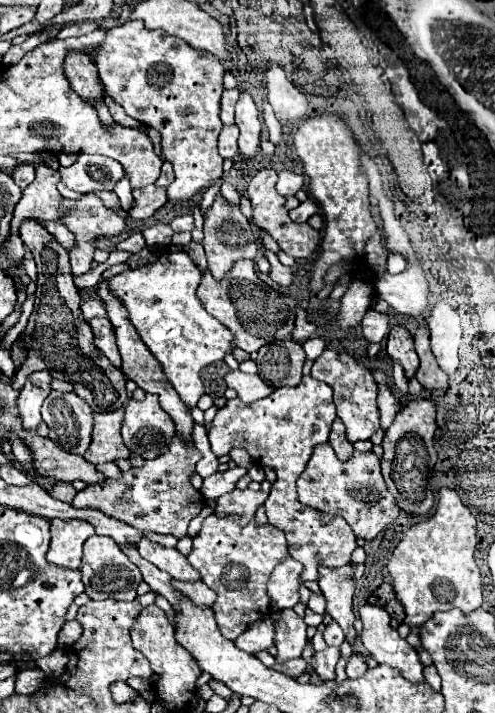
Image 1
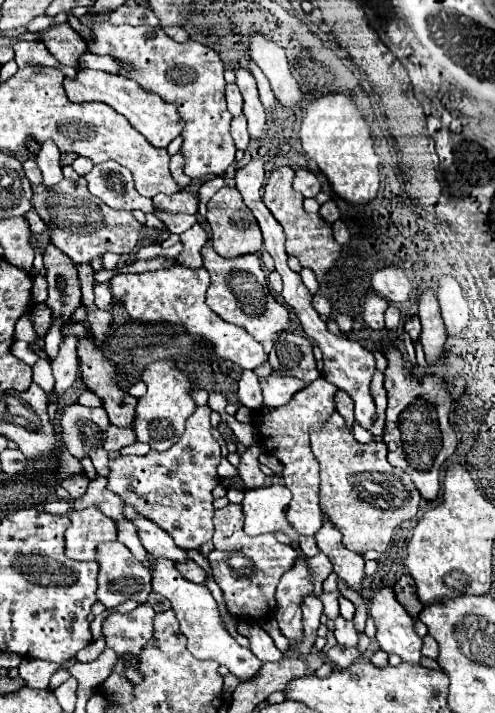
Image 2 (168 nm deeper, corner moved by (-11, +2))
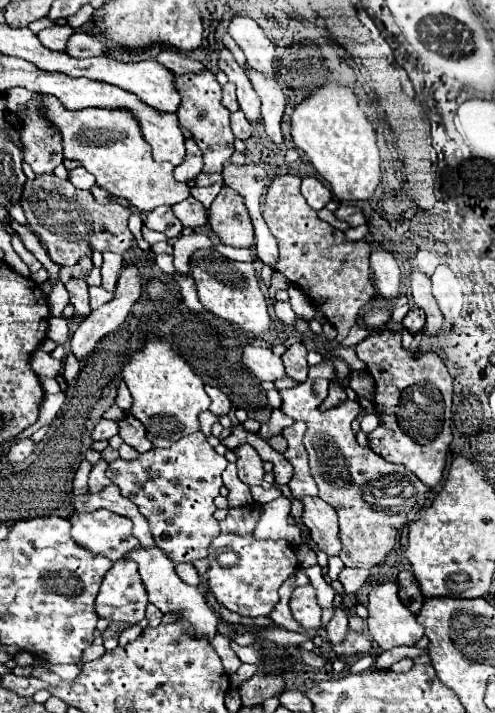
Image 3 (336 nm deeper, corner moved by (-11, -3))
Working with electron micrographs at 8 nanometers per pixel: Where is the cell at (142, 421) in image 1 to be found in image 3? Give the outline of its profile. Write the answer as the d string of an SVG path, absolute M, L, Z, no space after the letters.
M152 336L124 368L124 382L134 398L130 412L144 424L146 436L154 448L166 448L180 436L200 430L198 416L208 410L210 398L204 390L202 378L192 372L170 344Z

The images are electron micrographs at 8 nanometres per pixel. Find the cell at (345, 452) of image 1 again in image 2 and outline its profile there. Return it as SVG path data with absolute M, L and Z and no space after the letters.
M336 391L334 399L336 399L336 411L344 417L344 421L348 423L348 427L352 427L354 415L352 415L352 399L350 399L350 395L344 393L344 391Z

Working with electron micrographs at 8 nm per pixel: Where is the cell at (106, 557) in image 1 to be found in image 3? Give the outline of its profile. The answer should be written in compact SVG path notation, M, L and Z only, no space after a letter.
M128 558L116 560L106 572L96 598L98 616L136 624L144 618L146 604L148 594L144 592L144 582L136 572L136 564Z

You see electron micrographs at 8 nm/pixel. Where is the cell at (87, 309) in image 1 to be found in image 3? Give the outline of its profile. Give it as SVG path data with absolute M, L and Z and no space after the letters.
M98 286L98 288L90 288L90 306L92 306L92 310L96 310L96 308L100 308L102 304L110 302L112 296L114 296L114 294L108 292L108 290L104 290L102 286Z

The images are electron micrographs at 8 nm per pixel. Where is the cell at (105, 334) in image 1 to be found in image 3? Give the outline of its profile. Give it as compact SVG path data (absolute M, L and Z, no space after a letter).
M84 256L78 264L62 266L62 270L60 270L60 280L64 282L64 286L70 294L70 302L74 304L76 314L82 318L92 312L90 304L88 304L88 284L86 284L86 278L92 268L94 268L92 260L88 256Z

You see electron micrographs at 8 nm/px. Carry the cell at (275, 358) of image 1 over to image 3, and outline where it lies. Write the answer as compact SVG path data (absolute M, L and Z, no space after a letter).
M302 342L292 344L284 354L282 354L282 362L286 368L286 374L296 380L296 382L306 382L308 378L308 362L306 362L306 346Z

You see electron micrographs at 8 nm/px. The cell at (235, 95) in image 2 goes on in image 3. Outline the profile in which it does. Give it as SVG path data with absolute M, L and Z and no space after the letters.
M228 82L226 86L222 86L222 104L230 110L230 112L236 112L238 110L238 100L236 100L236 92L234 92L234 84Z

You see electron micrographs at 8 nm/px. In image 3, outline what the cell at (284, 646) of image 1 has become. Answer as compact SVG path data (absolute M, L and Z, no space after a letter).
M310 584L298 586L292 592L290 610L292 610L292 616L296 618L296 622L302 624L304 628L316 628L316 630L320 628L322 610L316 602L316 594L314 594L314 588Z

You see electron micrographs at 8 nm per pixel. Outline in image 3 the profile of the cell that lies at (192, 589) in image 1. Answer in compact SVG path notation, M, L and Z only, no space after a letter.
M186 562L186 564L176 564L176 574L186 582L186 584L192 584L192 586L198 586L200 584L200 576L196 572L196 568Z

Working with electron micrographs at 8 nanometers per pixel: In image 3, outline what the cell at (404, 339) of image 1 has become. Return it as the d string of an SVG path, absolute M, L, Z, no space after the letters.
M418 308L410 310L410 312L406 314L406 318L404 318L402 324L404 324L404 328L406 328L410 334L422 332L422 328L424 328L424 312L418 310Z

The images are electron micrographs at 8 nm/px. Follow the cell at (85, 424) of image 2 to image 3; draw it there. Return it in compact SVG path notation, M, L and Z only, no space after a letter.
M100 418L98 424L94 426L92 440L108 440L108 438L112 438L114 434L118 434L118 426L116 426L116 422L114 422L114 420Z

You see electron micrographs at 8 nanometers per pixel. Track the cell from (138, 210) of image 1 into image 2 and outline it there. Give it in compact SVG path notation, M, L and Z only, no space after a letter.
M182 191L178 195L156 195L154 203L158 209L170 211L170 213L194 215L198 211L198 195L194 195L190 191Z

